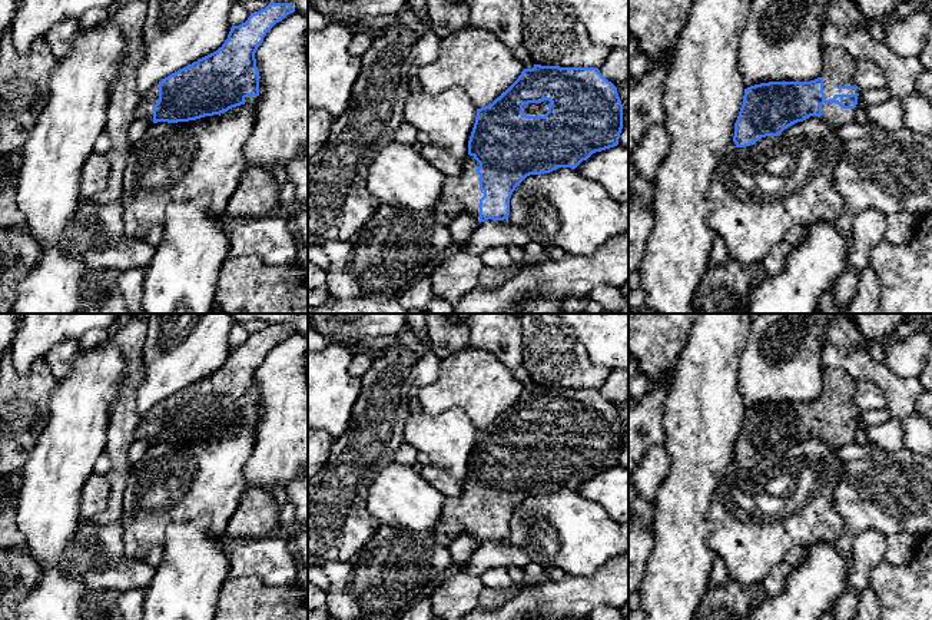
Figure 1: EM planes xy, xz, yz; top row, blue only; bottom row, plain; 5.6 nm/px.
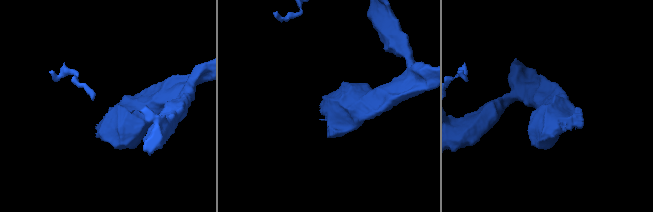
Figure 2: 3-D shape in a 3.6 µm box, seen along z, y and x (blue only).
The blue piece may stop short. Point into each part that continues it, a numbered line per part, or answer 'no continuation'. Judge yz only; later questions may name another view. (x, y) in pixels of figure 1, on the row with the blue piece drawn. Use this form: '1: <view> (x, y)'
1: yz (838, 65)

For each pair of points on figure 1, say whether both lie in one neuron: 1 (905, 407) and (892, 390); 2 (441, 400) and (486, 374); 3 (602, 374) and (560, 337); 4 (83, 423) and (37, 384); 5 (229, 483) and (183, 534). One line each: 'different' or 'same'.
1: same
2: same
3: same
4: different
5: different

